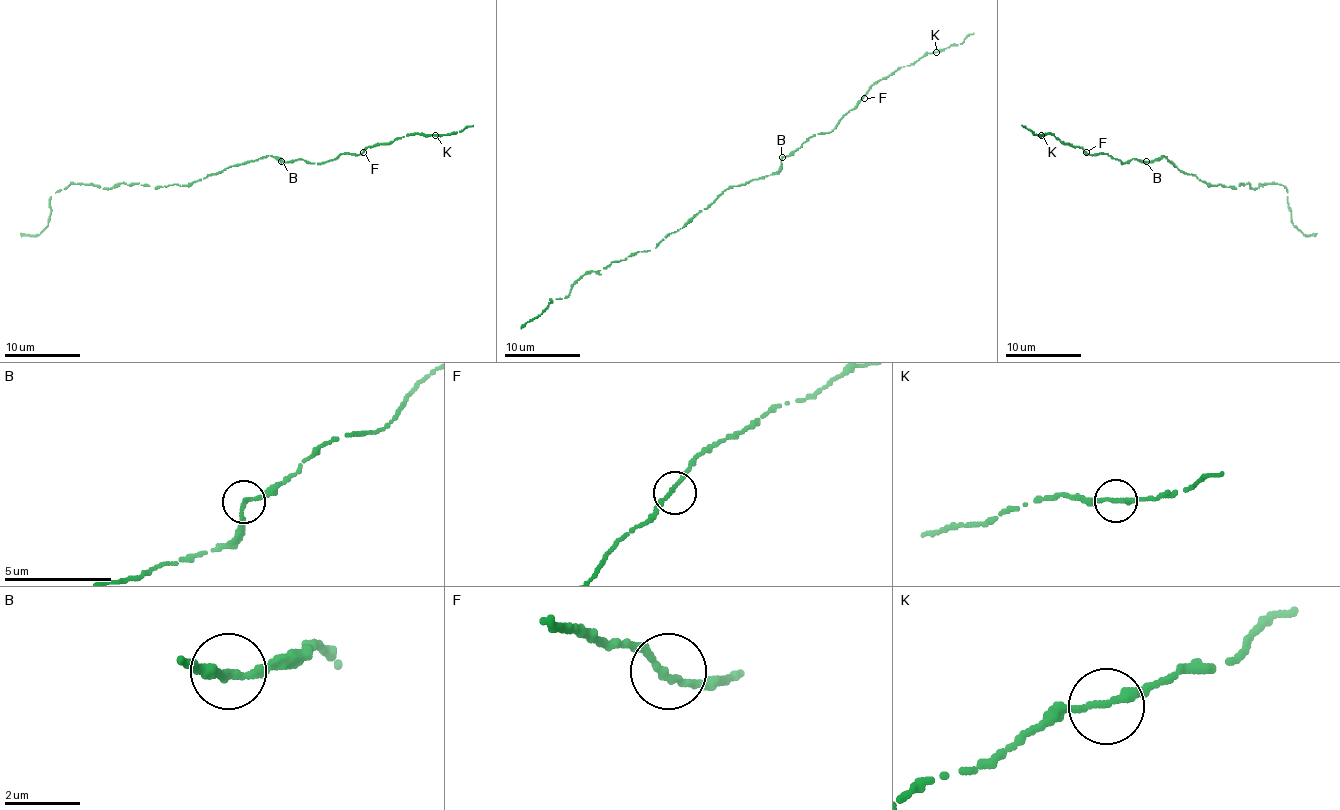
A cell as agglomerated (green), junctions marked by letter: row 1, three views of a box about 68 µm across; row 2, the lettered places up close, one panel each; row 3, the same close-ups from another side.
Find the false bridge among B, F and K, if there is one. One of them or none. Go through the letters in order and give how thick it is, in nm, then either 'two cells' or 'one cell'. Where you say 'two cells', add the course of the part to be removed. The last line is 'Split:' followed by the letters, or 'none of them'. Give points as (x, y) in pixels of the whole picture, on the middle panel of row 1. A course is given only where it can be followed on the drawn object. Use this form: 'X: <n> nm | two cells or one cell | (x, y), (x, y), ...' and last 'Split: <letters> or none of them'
B: 200 nm | one cell
F: 200 nm | one cell
K: 200 nm | one cell
Split: none of them

